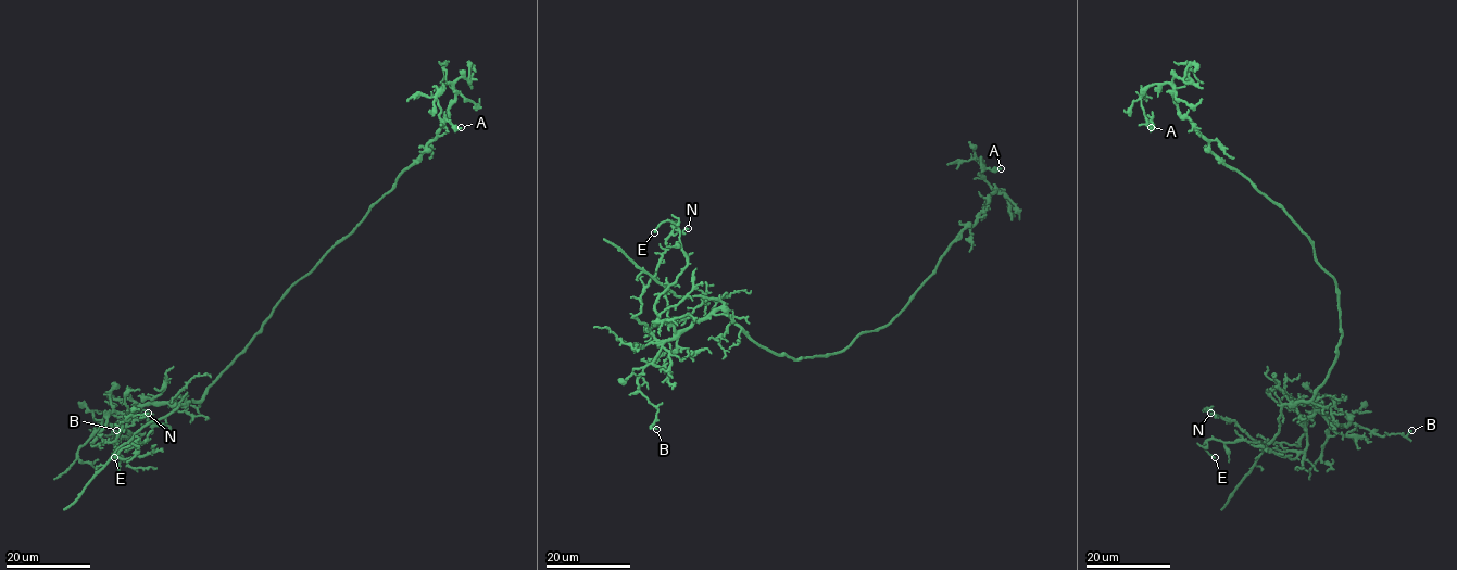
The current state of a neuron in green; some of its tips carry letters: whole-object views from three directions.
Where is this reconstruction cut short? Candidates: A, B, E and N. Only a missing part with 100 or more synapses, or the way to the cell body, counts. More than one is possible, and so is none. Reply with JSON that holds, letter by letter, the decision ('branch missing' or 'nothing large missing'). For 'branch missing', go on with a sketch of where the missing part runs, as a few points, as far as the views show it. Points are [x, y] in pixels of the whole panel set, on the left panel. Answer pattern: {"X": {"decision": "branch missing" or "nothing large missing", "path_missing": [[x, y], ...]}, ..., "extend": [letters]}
{"A": {"decision": "nothing large missing"}, "B": {"decision": "nothing large missing"}, "E": {"decision": "nothing large missing"}, "N": {"decision": "nothing large missing"}, "extend": []}

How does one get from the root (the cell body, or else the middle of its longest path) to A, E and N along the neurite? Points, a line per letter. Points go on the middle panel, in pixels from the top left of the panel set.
A: (824, 356), (884, 327), (906, 306), (994, 192), (977, 159), (986, 168), (1001, 168)
E: (824, 356), (771, 352), (721, 309), (679, 332), (654, 324), (656, 299), (687, 264), (676, 224), (654, 232)
N: (824, 356), (794, 359), (771, 352), (721, 309), (661, 341), (633, 317), (666, 240), (688, 228)

